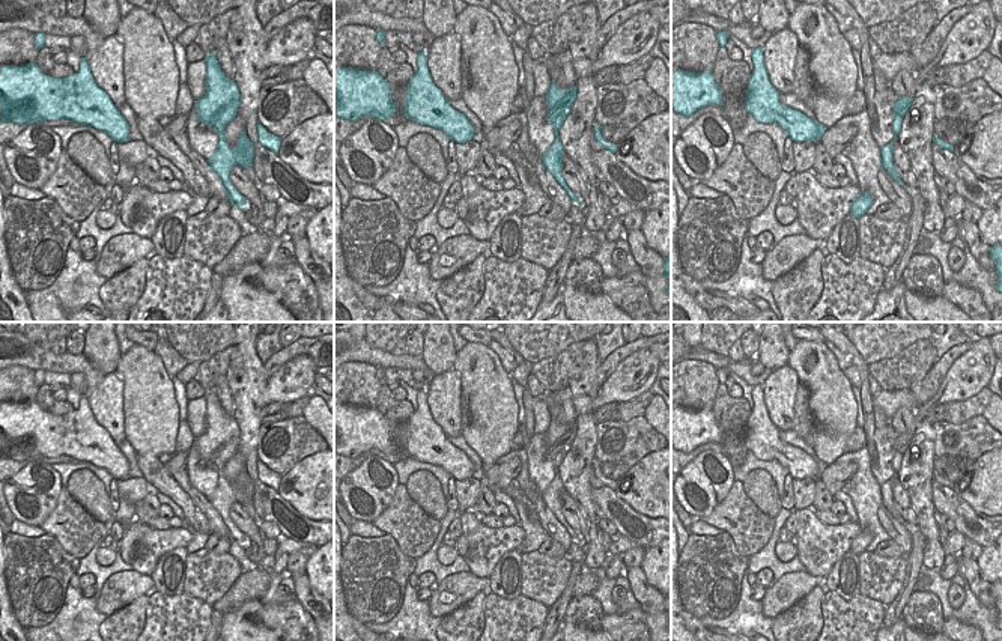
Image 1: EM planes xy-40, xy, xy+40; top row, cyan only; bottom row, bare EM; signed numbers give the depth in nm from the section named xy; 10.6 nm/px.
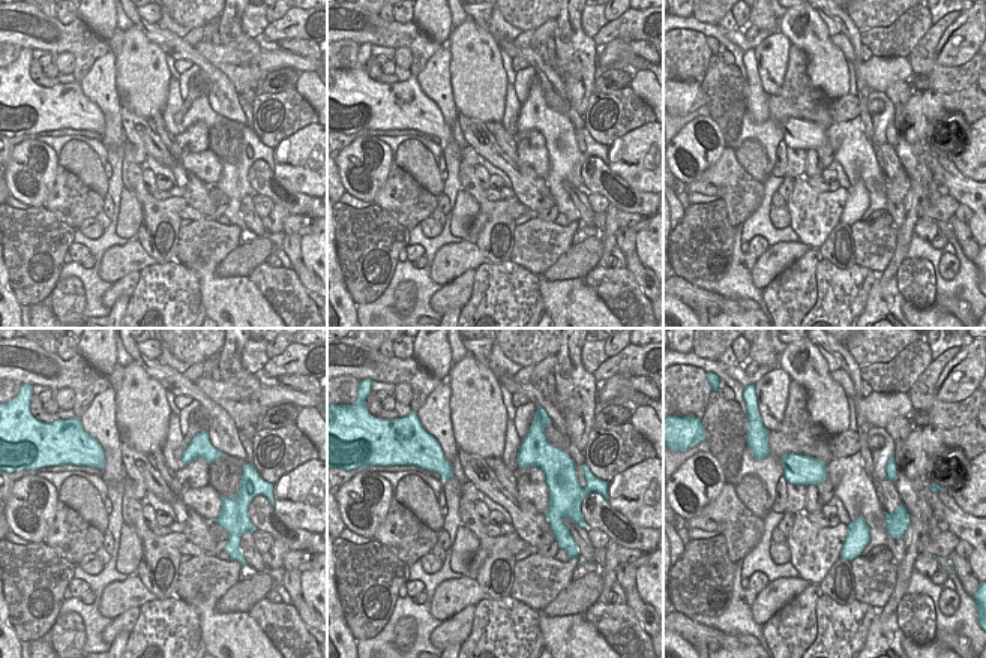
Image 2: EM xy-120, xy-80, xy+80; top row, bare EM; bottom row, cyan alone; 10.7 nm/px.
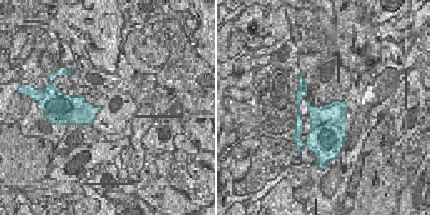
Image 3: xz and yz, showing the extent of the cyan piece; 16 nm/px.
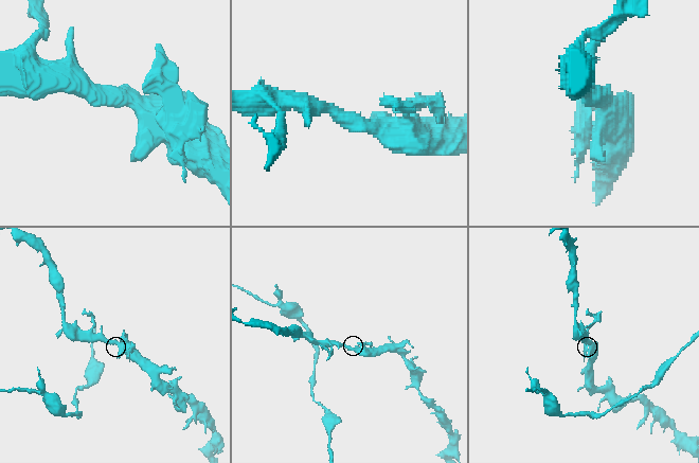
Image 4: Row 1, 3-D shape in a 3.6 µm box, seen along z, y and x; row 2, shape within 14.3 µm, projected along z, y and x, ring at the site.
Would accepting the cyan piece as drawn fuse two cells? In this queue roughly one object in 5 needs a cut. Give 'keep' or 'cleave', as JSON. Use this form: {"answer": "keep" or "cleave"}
{"answer": "keep"}

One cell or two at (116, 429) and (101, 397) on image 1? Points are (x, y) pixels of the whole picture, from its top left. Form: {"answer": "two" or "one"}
{"answer": "one"}

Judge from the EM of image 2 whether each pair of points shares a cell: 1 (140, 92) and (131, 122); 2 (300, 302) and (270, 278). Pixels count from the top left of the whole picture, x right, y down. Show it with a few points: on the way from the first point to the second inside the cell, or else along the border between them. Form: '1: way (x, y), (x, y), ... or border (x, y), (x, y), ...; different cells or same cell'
1: border (120, 95), (146, 120); different cells
2: way (293, 302), (278, 285); same cell

